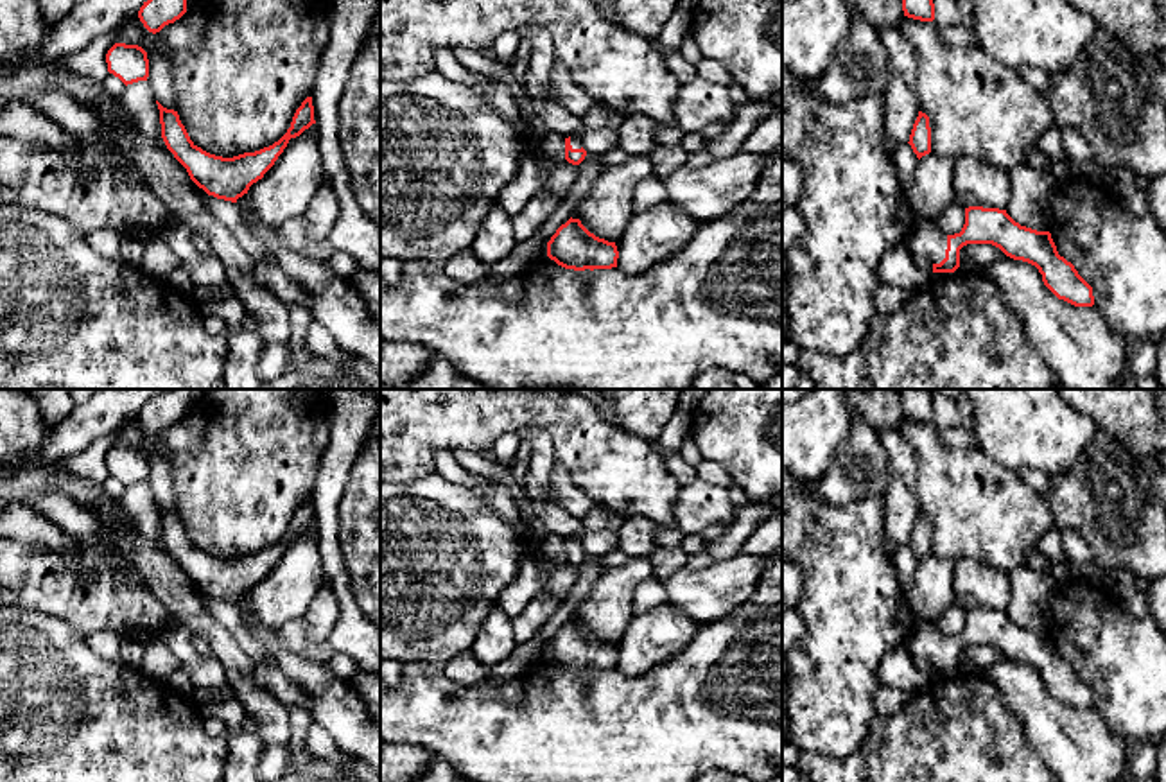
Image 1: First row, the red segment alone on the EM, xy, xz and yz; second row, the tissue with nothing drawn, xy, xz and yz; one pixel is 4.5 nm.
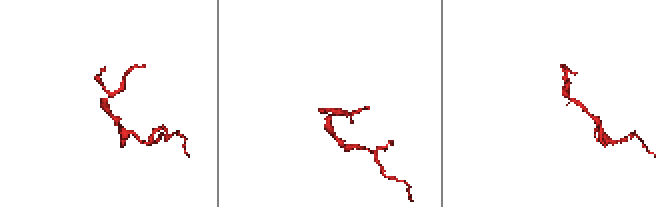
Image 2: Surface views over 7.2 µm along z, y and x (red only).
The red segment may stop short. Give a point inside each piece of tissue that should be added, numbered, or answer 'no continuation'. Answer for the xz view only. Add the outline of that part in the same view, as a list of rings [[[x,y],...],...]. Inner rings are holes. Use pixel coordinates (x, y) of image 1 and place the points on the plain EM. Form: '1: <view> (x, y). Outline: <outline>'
1: xz (596, 519). Outline: [[[594,506],[581,520],[581,533],[570,538],[572,551],[581,551],[581,536],[594,531],[619,531],[624,517],[619,513],[608,515],[601,506]]]

